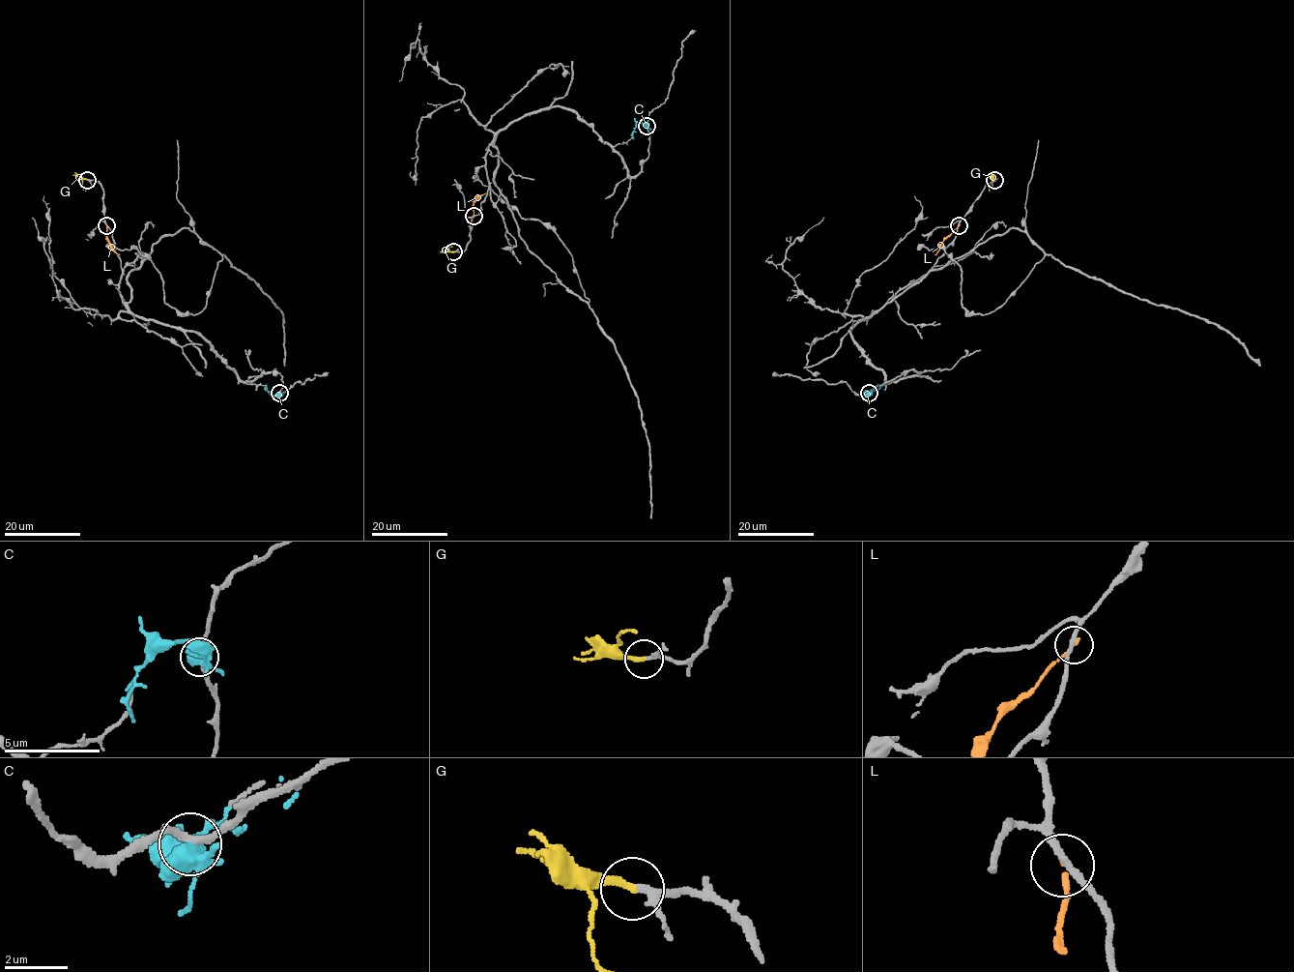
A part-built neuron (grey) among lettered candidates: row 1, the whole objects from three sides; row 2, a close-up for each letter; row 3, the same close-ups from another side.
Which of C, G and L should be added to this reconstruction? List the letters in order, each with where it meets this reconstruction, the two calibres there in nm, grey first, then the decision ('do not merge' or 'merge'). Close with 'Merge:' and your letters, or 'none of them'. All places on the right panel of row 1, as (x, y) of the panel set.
C: contact (869, 393); calibres 200 and 480 nm; do not merge
G: contact (994, 180); calibres 190 and 240 nm; merge
L: contact (959, 225); calibres 220 and 160 nm; do not merge
Merge: G

